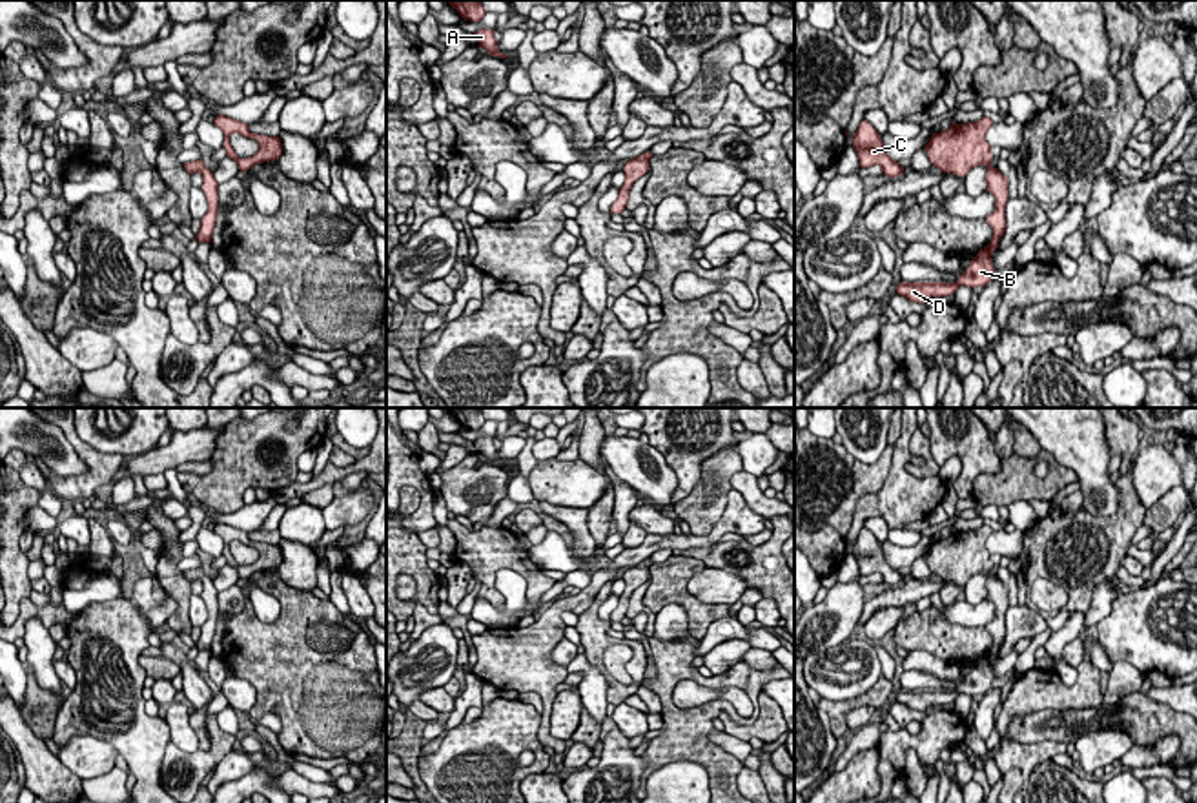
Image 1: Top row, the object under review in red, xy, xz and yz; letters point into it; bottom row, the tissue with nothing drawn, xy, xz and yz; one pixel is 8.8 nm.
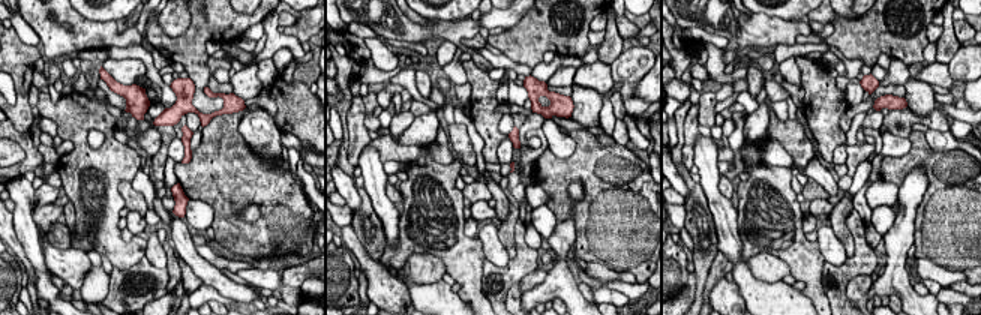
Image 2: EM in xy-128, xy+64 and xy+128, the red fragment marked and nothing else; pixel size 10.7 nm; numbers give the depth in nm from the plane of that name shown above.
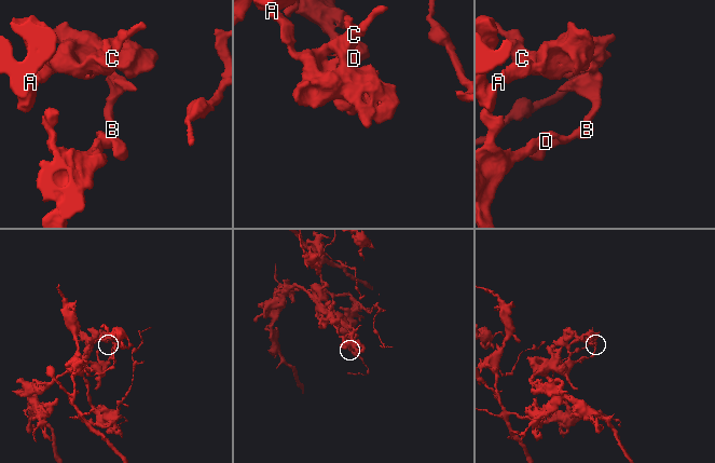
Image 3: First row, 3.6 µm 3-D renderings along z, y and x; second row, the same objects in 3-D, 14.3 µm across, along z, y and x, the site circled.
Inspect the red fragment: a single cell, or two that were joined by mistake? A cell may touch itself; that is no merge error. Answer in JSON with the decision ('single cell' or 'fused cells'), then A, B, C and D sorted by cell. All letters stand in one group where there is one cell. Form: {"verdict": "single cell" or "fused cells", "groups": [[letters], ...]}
{"verdict": "fused cells", "groups": [["A", "C"], ["B", "D"]]}

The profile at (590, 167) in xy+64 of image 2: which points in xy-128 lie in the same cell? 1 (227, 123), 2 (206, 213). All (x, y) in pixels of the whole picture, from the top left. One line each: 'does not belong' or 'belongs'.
1: belongs
2: does not belong

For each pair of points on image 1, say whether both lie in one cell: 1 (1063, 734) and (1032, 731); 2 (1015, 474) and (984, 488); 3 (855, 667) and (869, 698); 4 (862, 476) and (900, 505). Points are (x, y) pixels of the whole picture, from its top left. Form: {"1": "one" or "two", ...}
{"1": "one", "2": "one", "3": "two", "4": "two"}

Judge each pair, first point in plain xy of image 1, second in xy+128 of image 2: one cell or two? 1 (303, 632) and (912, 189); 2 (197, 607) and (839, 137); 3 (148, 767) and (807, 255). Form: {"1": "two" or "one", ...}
{"1": "two", "2": "two", "3": "one"}

